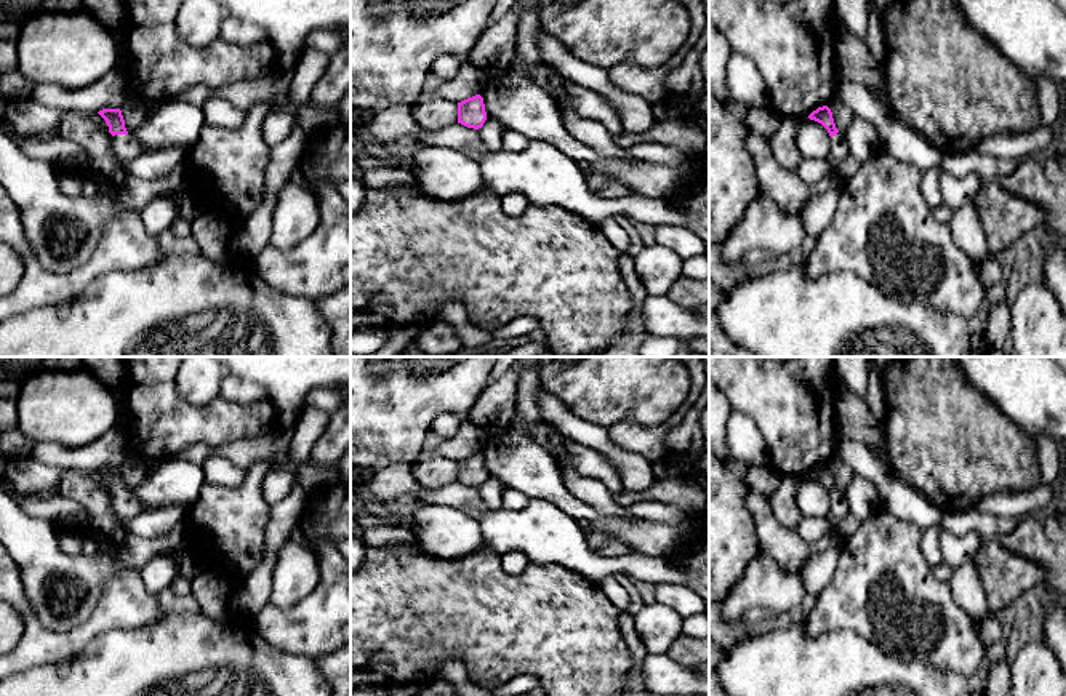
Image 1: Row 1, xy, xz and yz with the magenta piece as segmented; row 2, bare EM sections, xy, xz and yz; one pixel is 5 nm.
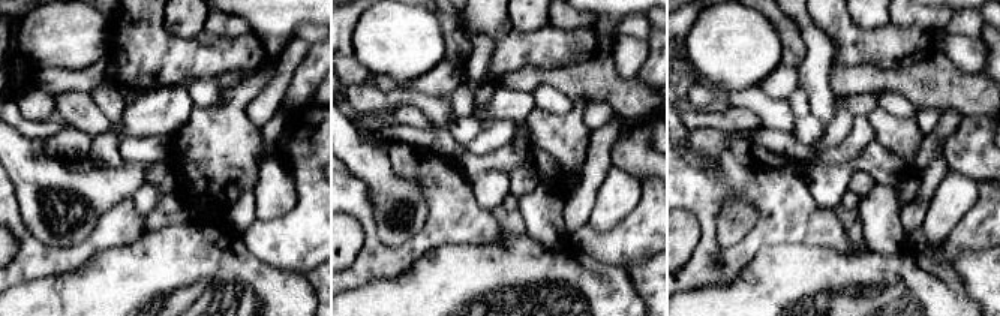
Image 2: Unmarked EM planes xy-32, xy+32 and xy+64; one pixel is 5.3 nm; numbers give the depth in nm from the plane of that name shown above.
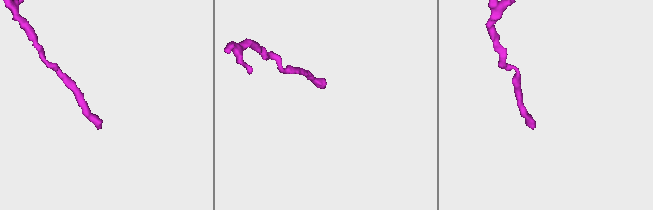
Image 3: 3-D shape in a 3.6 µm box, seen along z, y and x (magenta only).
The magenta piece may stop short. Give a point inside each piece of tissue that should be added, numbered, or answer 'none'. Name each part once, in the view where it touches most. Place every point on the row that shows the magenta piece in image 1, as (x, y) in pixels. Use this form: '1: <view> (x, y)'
1: xy (125, 146)

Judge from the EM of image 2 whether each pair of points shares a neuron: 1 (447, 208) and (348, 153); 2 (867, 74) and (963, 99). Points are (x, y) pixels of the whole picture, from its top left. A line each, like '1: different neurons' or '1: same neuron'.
1: different neurons
2: same neuron

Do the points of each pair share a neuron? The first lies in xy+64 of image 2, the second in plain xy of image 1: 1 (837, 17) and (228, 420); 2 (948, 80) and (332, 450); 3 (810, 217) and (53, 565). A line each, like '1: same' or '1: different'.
1: same
2: different
3: different

